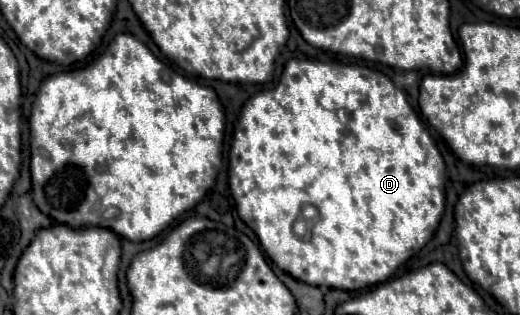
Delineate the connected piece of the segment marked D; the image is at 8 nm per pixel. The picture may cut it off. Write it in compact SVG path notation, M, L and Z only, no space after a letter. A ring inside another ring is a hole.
M291 59L283 70L283 76L279 78L279 86L258 92L243 107L241 118L235 128L233 144L229 148L231 194L237 202L237 212L241 220L257 234L261 248L281 270L313 286L341 288L347 291L357 291L368 286L371 288L379 282L392 278L405 260L409 260L415 252L419 252L429 242L441 220L445 208L445 188L443 188L445 162L434 142L423 120L420 120L419 115L407 104L405 94L383 72L371 70L367 66L351 66L338 62L323 63L314 59ZM305 204L313 204L319 210L319 222L315 224L315 230L311 230L309 238L297 238L297 234L293 232L293 222L297 220L299 210Z

